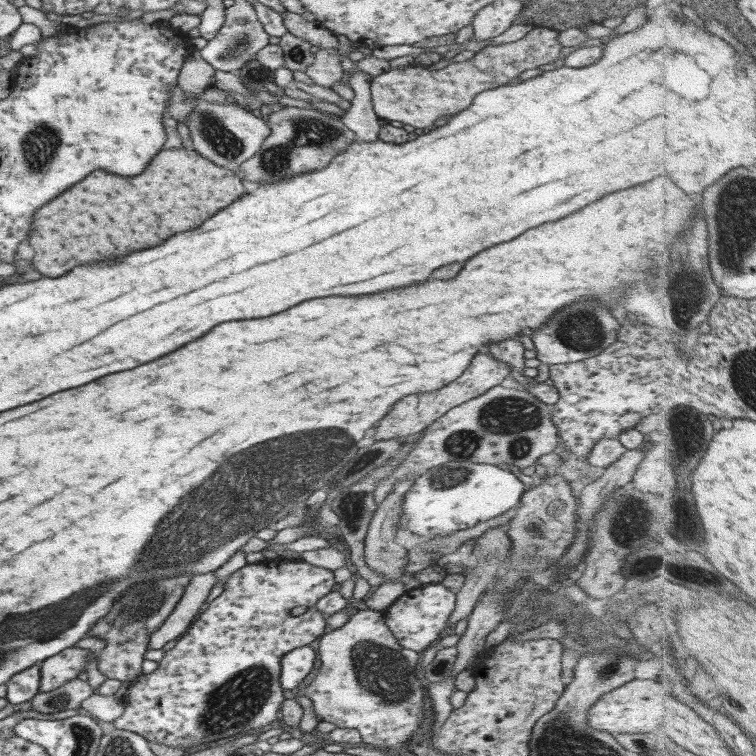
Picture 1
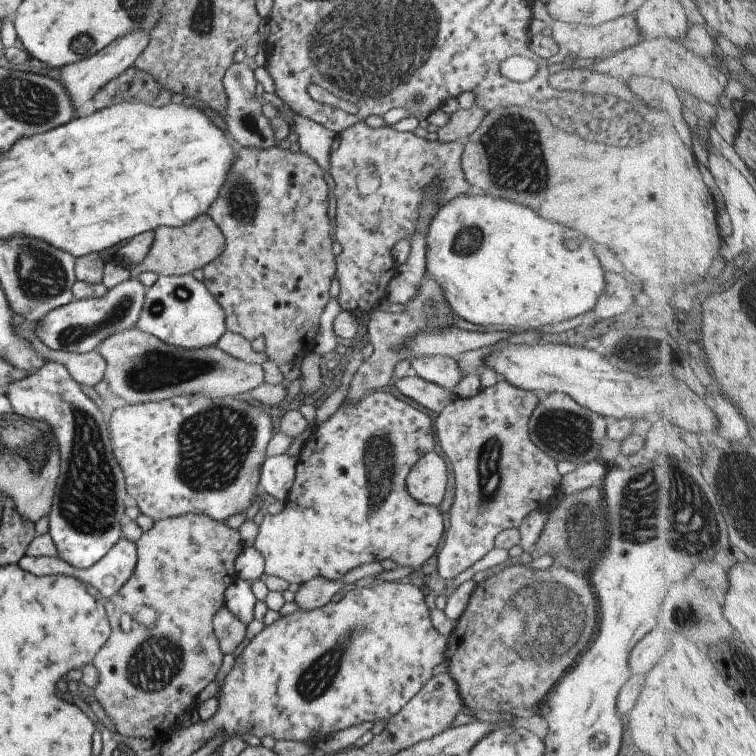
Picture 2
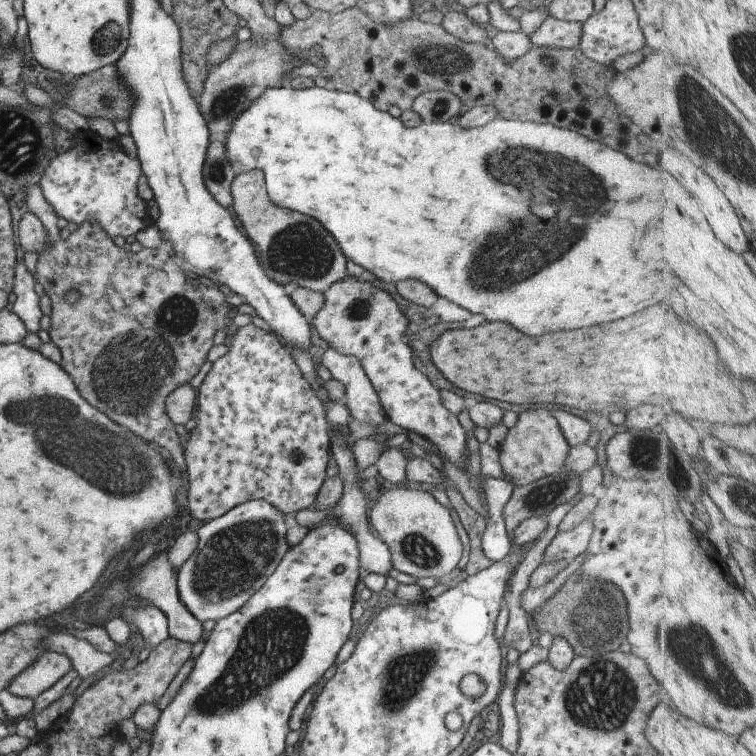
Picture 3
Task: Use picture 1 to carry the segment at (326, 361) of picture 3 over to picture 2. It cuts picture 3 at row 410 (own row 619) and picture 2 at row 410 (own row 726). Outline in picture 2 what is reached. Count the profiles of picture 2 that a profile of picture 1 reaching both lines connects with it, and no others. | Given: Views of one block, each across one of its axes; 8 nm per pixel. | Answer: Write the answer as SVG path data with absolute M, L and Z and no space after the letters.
M374 392L363 395L355 403L341 403L335 412L309 436L307 442L300 450L296 458L294 470L294 481L284 500L284 508L276 515L266 513L258 525L257 535L252 547L261 554L264 560L264 573L267 576L277 576L285 582L301 584L304 581L318 579L340 580L348 570L367 564L367 562L379 562L385 558L391 558L398 566L419 567L433 554L437 548L441 534L443 534L443 523L441 523L441 512L435 505L425 505L409 496L406 491L406 476L414 462L424 454L433 451L433 428L431 420L425 413L416 410L413 406L401 402L397 398L385 392Z

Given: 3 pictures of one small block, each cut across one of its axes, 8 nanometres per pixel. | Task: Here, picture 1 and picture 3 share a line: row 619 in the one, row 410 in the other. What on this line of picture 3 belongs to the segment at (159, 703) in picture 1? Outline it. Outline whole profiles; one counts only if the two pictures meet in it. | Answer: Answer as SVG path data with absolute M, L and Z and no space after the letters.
M253 323L237 328L230 340L226 353L211 362L209 371L196 389L193 416L196 419L196 427L193 427L188 432L189 437L182 447L187 473L187 504L185 507L189 508L189 514L195 520L209 522L209 520L225 514L228 509L248 500L265 500L288 519L299 510L306 509L314 504L313 500L315 500L315 496L317 496L317 492L319 492L319 488L321 488L321 484L325 480L325 466L329 458L328 450L330 448L327 431L329 427L327 426L321 401L315 396L313 389L297 369L295 362L289 355L289 350L279 344L279 340L273 334L265 332L263 329L253 325Z

